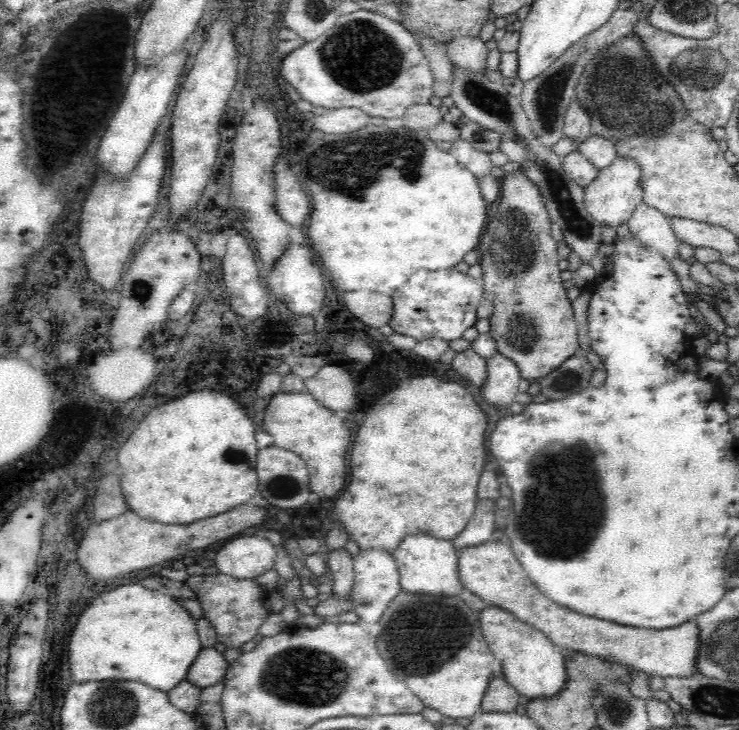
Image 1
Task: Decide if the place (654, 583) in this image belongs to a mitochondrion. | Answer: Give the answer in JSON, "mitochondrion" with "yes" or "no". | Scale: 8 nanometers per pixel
{"mitochondrion":"no"}

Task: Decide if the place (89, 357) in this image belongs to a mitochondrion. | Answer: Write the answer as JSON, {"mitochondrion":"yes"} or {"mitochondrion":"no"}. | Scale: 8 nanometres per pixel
{"mitochondrion":"no"}

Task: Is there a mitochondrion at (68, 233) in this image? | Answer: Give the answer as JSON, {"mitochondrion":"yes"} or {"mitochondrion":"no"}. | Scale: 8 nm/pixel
{"mitochondrion":"no"}

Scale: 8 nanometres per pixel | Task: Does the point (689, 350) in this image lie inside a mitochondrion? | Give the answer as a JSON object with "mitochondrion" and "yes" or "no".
{"mitochondrion":"no"}

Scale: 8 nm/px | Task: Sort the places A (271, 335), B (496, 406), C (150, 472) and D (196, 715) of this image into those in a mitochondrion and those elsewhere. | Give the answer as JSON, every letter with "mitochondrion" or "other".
{"A":"other","B":"other","C":"other","D":"other"}

